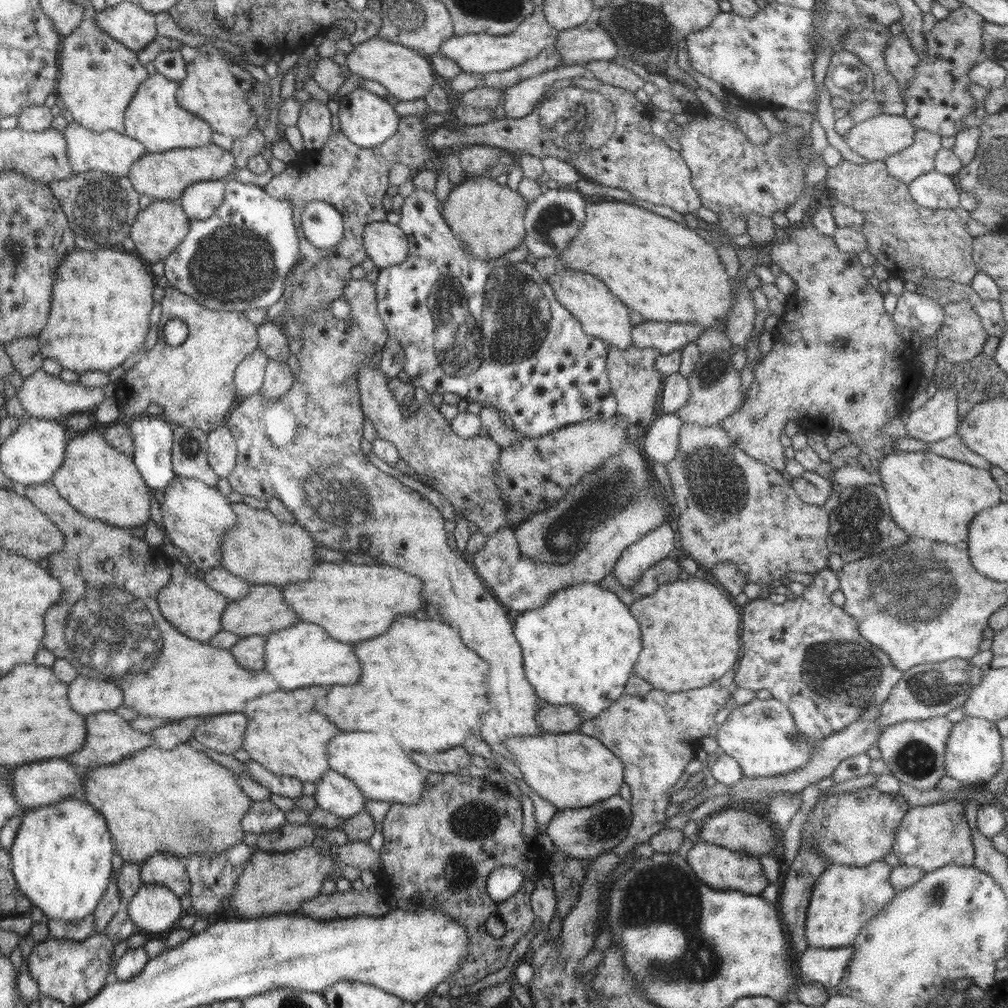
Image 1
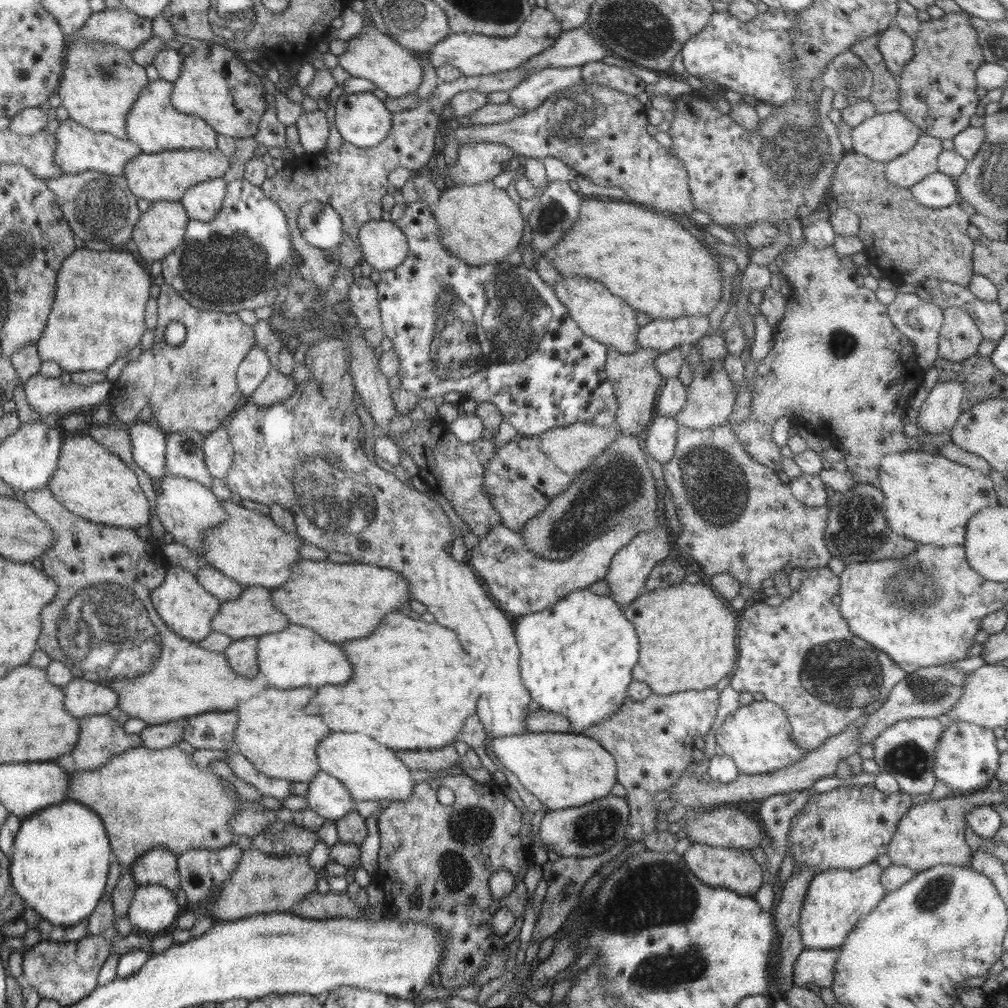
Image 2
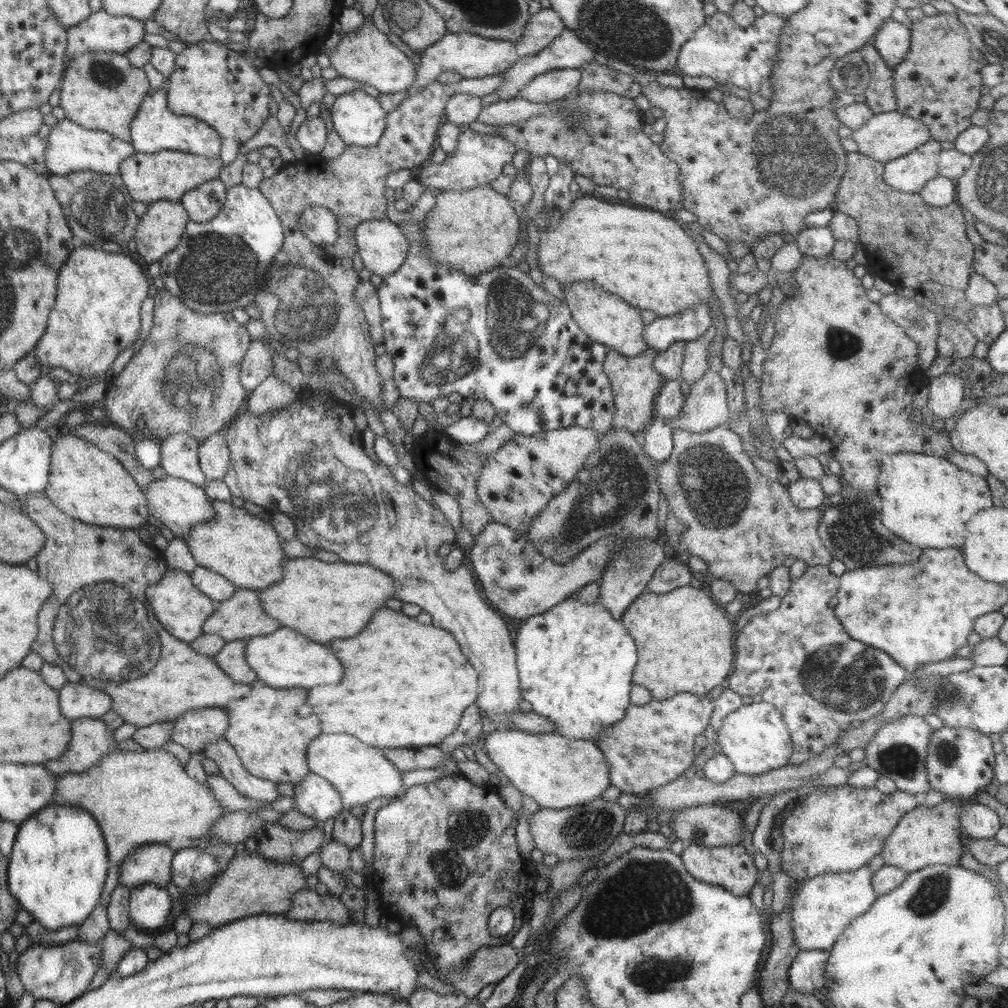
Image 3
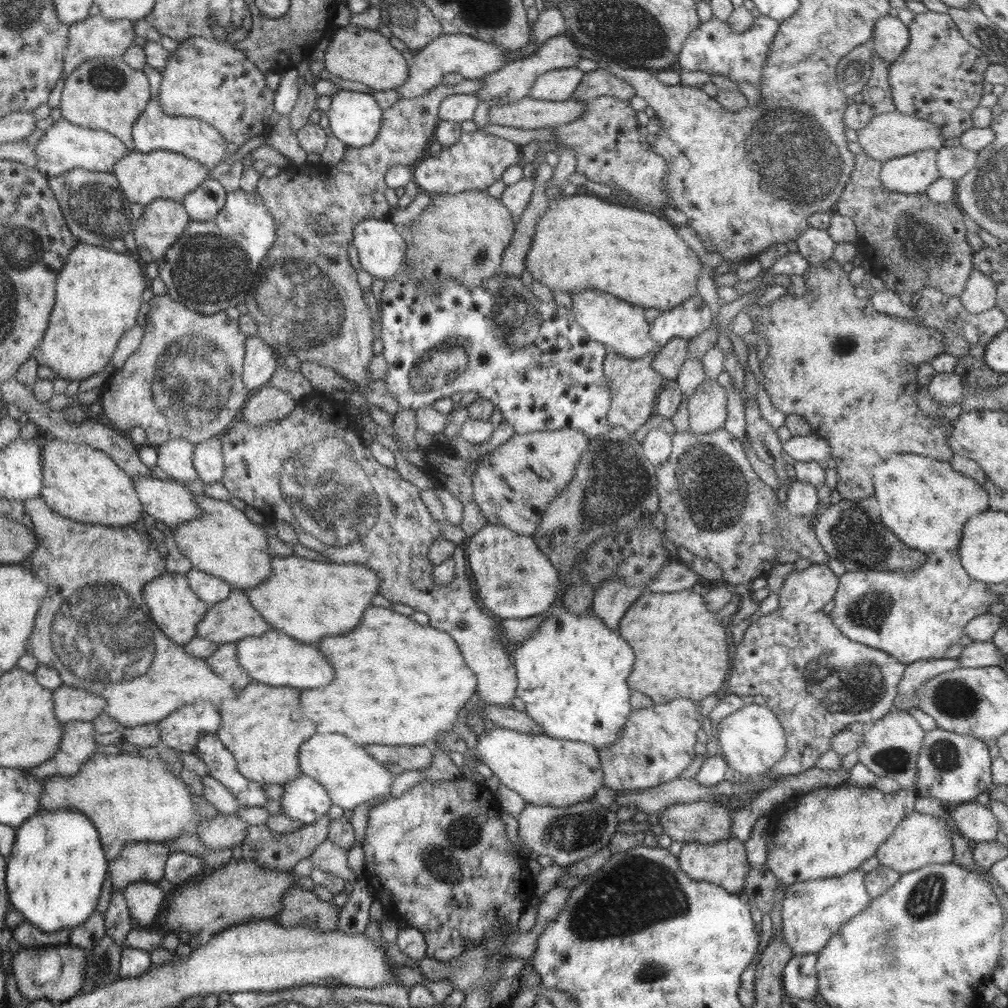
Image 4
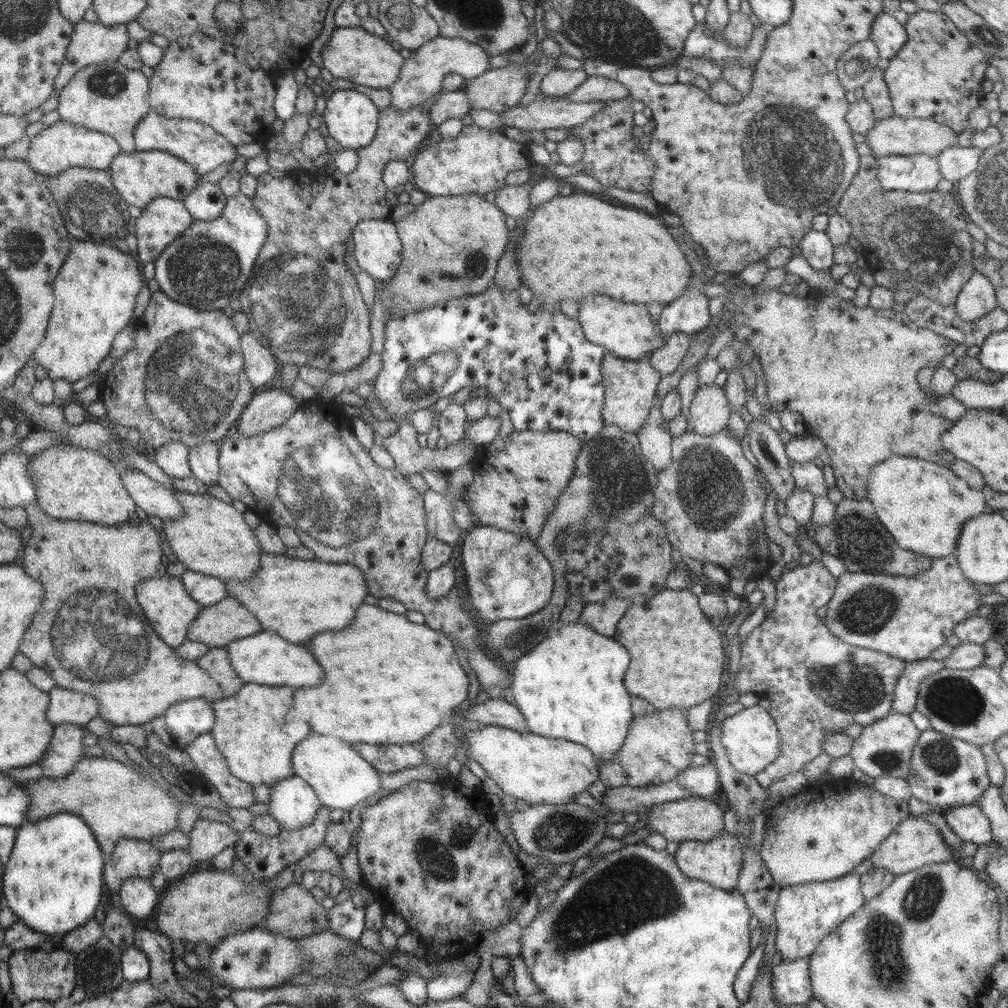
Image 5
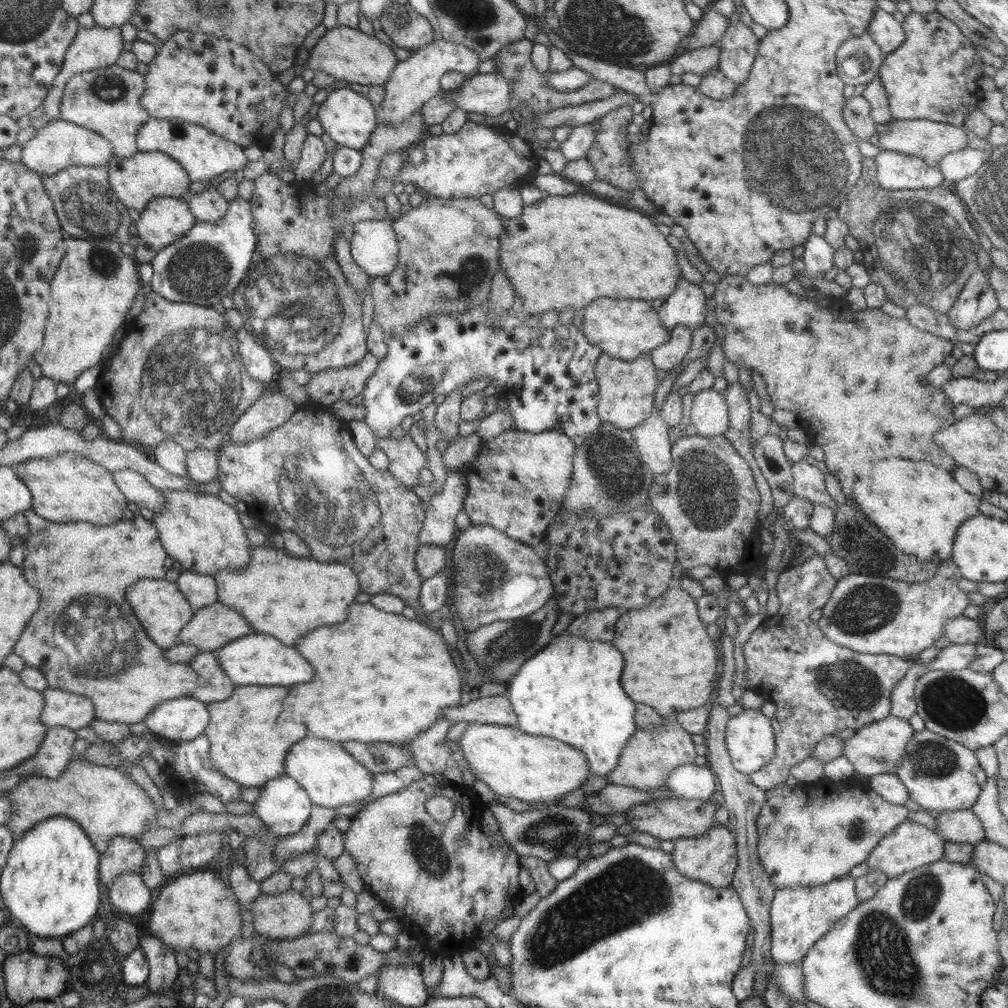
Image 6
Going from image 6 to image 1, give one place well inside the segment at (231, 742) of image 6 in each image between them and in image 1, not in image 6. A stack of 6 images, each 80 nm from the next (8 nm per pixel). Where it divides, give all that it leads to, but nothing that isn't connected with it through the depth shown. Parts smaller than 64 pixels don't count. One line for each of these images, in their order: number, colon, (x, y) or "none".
1: (283, 734)
2: (273, 732)
3: (265, 730)
4: (256, 727)
5: (249, 727)

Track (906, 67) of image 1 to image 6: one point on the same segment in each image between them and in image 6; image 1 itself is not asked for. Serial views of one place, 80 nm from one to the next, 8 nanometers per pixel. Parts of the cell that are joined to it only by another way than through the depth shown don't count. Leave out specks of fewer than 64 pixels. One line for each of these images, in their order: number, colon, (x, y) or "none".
2: (896, 45)
3: (892, 40)
4: (890, 37)
5: (887, 32)
6: (883, 28)

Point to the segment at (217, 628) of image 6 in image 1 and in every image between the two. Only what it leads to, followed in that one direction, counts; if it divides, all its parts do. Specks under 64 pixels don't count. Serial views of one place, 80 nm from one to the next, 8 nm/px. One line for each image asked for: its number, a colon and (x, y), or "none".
1: (262, 611)
2: (253, 614)
3: (241, 616)
4: (235, 618)
5: (217, 625)

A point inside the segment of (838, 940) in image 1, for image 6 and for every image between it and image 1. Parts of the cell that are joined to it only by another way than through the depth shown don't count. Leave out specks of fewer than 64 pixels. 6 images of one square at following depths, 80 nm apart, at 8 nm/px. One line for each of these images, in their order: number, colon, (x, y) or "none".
2: (836, 900)
3: (823, 906)
4: (812, 911)
5: (804, 914)
6: (799, 916)

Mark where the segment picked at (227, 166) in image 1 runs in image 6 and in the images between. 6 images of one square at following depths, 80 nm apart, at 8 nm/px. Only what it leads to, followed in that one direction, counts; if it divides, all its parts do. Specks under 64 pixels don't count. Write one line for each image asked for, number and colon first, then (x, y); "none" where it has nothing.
2: (166, 176)
3: (168, 175)
4: (144, 177)
5: (141, 177)
6: (137, 180)

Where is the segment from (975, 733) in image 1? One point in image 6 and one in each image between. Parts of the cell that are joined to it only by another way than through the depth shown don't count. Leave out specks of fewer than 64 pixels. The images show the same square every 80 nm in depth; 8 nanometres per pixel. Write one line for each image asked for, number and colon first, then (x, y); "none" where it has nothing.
2: (967, 758)
3: (961, 761)
4: (954, 768)
5: (946, 772)
6: (941, 775)

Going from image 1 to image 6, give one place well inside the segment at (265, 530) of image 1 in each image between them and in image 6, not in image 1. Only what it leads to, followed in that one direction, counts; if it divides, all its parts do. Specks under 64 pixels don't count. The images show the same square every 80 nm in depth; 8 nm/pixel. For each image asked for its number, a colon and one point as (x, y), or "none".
2: (250, 548)
3: (247, 551)
4: (222, 542)
5: (210, 537)
6: (199, 530)

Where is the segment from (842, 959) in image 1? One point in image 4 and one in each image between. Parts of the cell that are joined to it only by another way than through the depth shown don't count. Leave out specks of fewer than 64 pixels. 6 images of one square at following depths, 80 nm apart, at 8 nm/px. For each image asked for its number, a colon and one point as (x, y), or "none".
2: (813, 966)
3: (806, 973)
4: (799, 978)

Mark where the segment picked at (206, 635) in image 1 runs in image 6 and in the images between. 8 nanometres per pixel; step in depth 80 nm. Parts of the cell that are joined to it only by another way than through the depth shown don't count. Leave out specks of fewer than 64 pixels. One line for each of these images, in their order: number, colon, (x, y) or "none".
2: (189, 609)
3: (182, 609)
4: (176, 608)
5: (168, 606)
6: (164, 610)

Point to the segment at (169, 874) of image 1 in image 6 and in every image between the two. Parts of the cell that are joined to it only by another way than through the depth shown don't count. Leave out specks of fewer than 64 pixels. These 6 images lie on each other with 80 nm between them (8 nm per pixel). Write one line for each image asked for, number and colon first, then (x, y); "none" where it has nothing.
2: (158, 866)
3: (150, 864)
4: (142, 861)
5: (131, 857)
6: (124, 855)

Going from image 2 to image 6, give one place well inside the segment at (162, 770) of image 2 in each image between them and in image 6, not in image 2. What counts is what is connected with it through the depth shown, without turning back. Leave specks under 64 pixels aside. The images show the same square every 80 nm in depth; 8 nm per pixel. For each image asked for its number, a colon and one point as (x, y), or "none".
3: (139, 799)
4: (129, 799)
5: (115, 801)
6: (107, 803)

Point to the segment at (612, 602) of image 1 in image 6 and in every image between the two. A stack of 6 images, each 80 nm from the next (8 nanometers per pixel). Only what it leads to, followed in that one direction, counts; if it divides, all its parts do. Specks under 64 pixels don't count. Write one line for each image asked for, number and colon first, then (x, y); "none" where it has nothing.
2: (578, 656)
3: (575, 661)
4: (573, 671)
5: (570, 686)
6: (570, 690)

